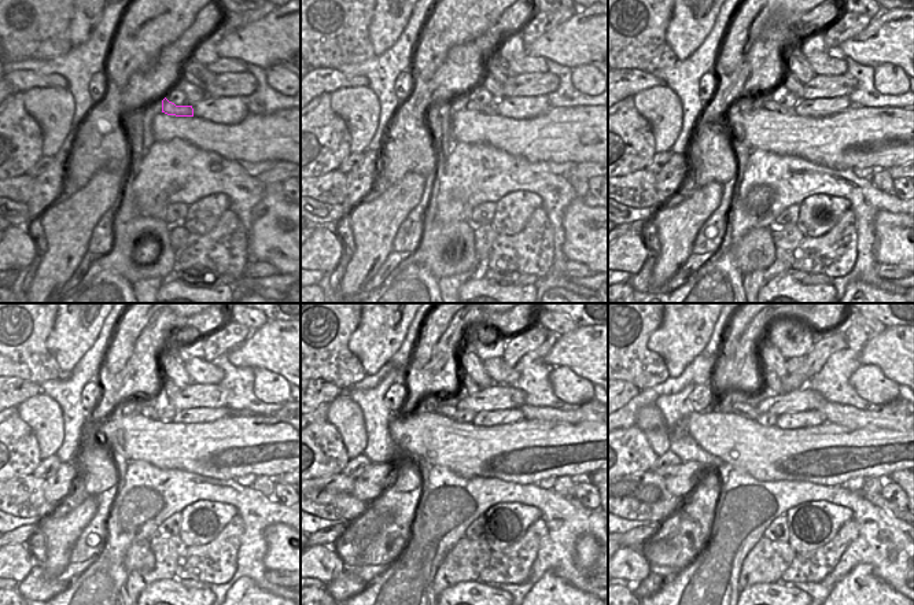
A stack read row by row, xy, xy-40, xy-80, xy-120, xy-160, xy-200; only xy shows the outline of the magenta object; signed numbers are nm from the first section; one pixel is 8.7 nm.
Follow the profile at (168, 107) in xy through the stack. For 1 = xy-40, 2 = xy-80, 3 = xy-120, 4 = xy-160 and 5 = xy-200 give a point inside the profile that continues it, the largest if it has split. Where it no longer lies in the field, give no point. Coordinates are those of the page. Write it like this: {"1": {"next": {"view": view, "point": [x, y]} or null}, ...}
{"1": {"next": {"view": "xy-40", "point": [472, 106]}}, "2": {"next": {"view": "xy-80", "point": [763, 102]}}, "3": {"next": {"view": "xy-120", "point": [137, 406]}}, "4": {"next": {"view": "xy-160", "point": [449, 412]}}, "5": {"next": {"view": "xy-200", "point": [744, 410]}}}

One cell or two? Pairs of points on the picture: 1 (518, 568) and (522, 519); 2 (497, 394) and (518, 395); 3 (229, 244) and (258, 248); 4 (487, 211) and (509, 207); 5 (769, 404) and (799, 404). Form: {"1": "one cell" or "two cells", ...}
{"1": "two cells", "2": "one cell", "3": "two cells", "4": "two cells", "5": "one cell"}

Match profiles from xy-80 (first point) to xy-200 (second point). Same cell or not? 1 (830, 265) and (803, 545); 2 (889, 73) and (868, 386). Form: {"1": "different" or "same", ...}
{"1": "different", "2": "same"}

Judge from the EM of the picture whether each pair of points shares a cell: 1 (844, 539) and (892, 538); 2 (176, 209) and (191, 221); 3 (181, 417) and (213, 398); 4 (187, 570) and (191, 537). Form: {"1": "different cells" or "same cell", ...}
{"1": "different cells", "2": "different cells", "3": "different cells", "4": "different cells"}

